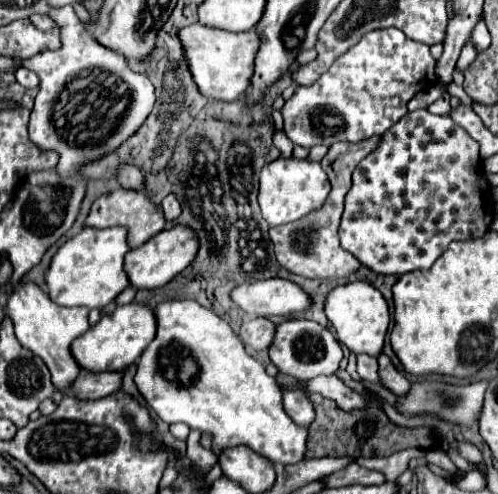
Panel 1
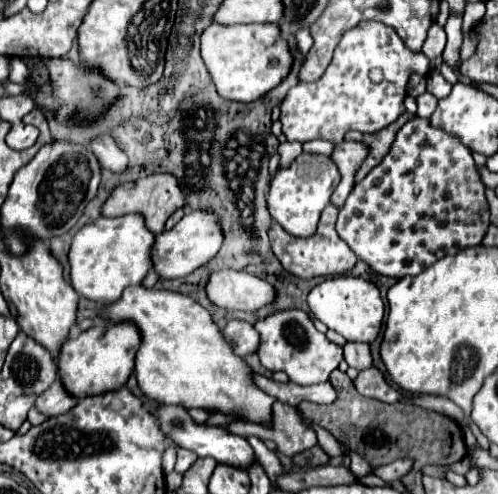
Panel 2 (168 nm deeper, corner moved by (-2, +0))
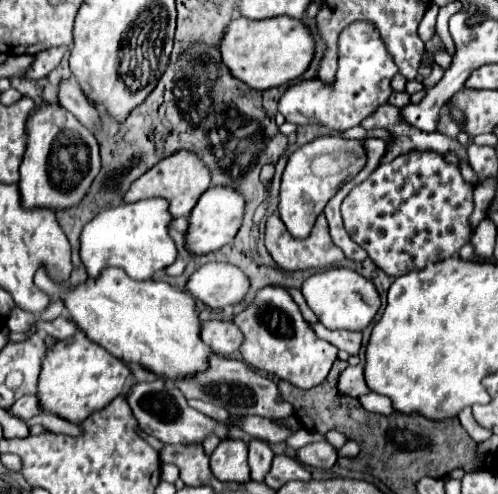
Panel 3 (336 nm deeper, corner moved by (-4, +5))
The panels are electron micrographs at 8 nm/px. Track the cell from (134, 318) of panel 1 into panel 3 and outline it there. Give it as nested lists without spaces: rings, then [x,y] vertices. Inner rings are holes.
[[[78,330],[74,336],[60,340],[52,350],[48,350],[42,362],[36,396],[42,410],[52,412],[68,422],[80,424],[92,412],[104,408],[110,400],[120,396],[120,392],[126,388],[128,376],[130,372],[124,362],[116,362],[110,352],[98,344],[92,344],[92,340],[88,340],[86,334]]]

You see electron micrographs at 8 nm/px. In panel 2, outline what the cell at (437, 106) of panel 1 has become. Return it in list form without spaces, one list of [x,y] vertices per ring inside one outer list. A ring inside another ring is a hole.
[[[426,91],[424,95],[418,97],[418,113],[416,113],[416,115],[418,115],[418,117],[430,117],[430,115],[434,113],[436,105],[438,105],[438,97]]]

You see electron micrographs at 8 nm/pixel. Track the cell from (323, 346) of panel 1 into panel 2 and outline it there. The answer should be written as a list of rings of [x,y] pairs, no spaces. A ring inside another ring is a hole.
[[[288,309],[268,315],[266,319],[256,321],[254,327],[260,333],[260,347],[258,347],[260,363],[270,371],[284,371],[290,377],[290,381],[298,385],[312,385],[326,381],[328,375],[344,359],[342,347],[338,347],[322,331],[318,331],[308,313],[300,309]]]

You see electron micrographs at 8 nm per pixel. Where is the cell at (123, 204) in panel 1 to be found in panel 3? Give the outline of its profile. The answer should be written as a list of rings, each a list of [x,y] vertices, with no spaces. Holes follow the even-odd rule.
[[[180,150],[180,152],[174,152],[172,156],[166,156],[164,160],[160,160],[160,164],[152,166],[144,176],[140,176],[126,192],[124,202],[138,202],[140,198],[160,196],[170,202],[170,214],[178,218],[178,216],[188,216],[192,212],[198,198],[202,196],[202,192],[206,192],[208,186],[210,186],[210,170],[204,166],[200,156],[188,150]]]

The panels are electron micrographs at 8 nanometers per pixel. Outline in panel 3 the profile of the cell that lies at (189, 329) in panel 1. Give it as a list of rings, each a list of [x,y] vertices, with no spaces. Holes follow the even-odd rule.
[[[42,266],[34,276],[34,284],[50,298],[54,296],[60,298],[70,314],[70,320],[78,326],[78,330],[82,330],[92,342],[100,344],[104,350],[108,350],[112,356],[120,358],[122,362],[140,364],[170,380],[202,372],[208,366],[208,356],[212,354],[212,350],[200,340],[200,320],[198,320],[198,312],[194,310],[194,300],[190,294],[172,288],[168,282],[160,282],[160,280],[138,282],[132,280],[120,268],[104,268],[104,272],[100,272],[98,278],[88,278],[86,282],[72,286],[70,282],[56,282],[54,278],[48,276],[46,268]]]

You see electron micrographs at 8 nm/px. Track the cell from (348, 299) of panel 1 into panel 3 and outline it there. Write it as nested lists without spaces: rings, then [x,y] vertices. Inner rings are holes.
[[[328,268],[316,272],[302,284],[302,294],[316,318],[330,330],[364,330],[380,308],[380,298],[370,280],[348,268]]]

